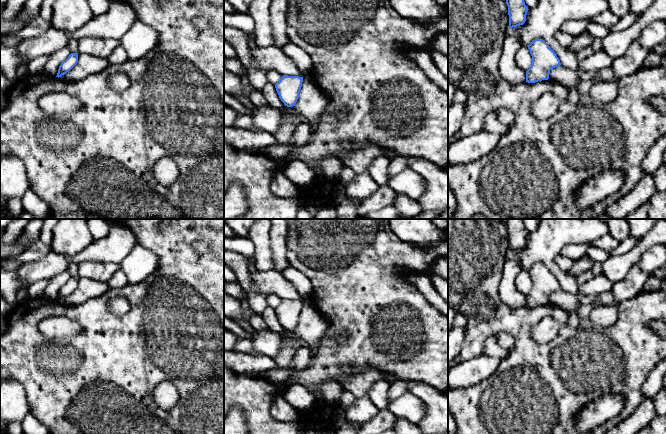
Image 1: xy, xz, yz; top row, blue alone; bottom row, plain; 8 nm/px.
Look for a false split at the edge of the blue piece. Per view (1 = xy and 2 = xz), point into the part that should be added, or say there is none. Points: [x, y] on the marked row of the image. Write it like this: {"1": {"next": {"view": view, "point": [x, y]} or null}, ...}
{"1": {"next": null}, "2": {"next": null}}

